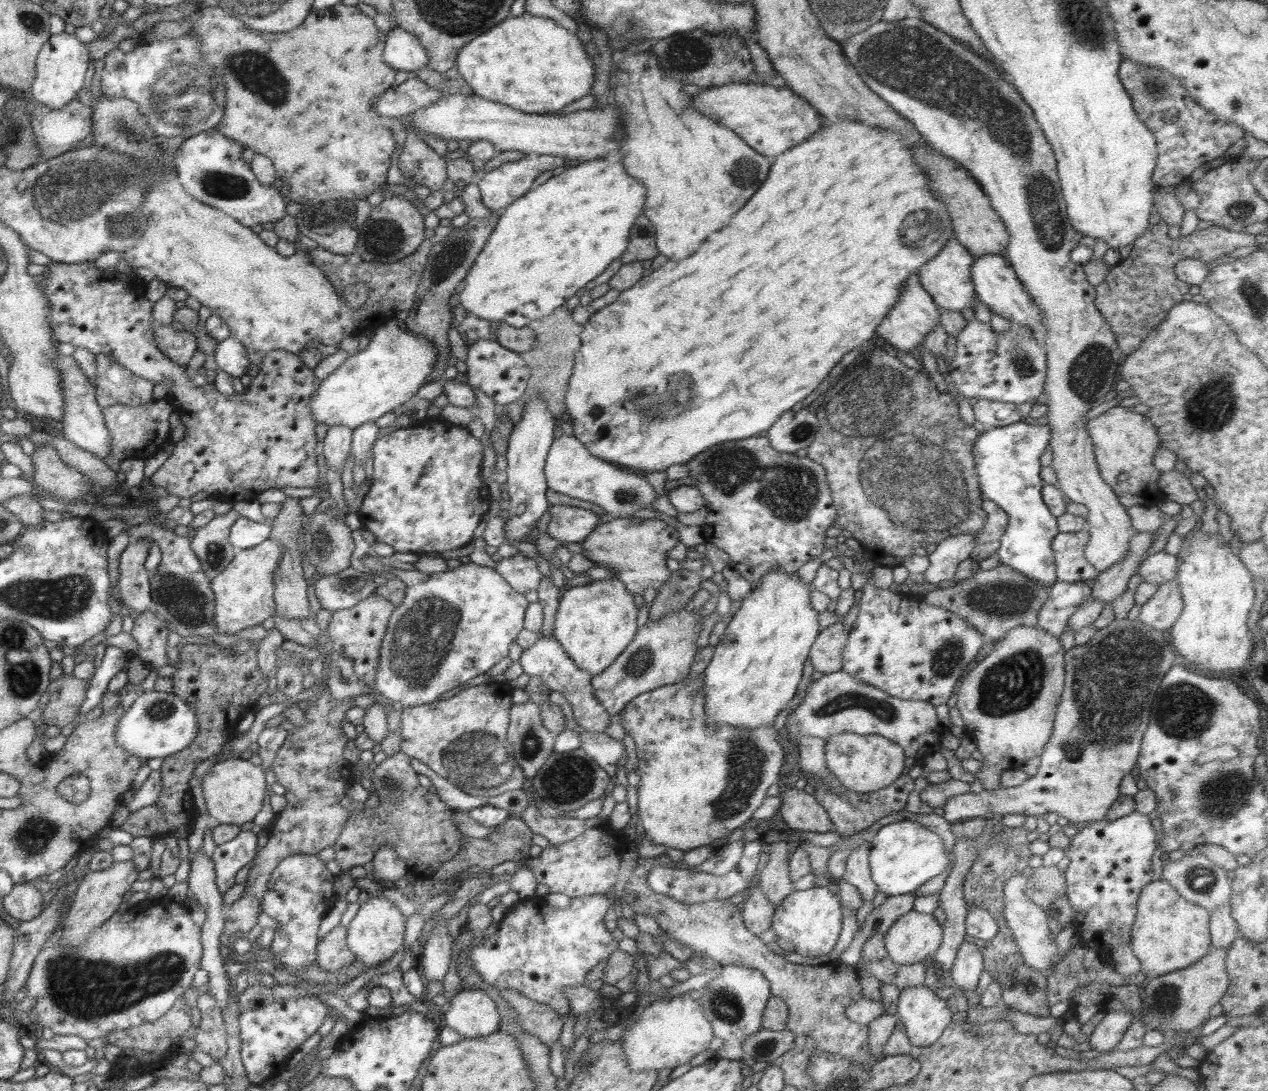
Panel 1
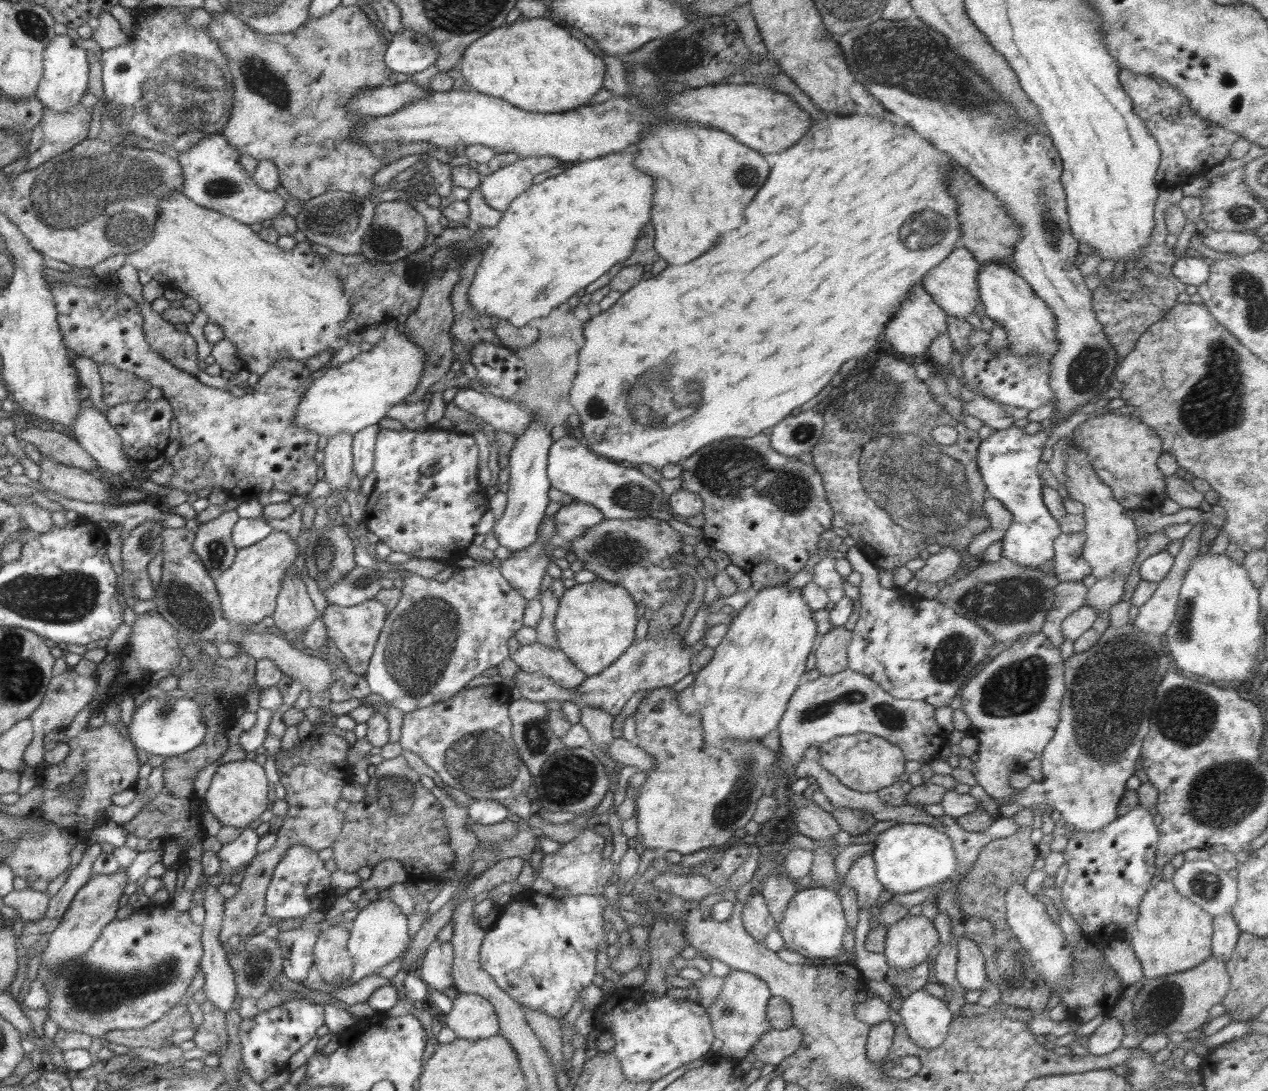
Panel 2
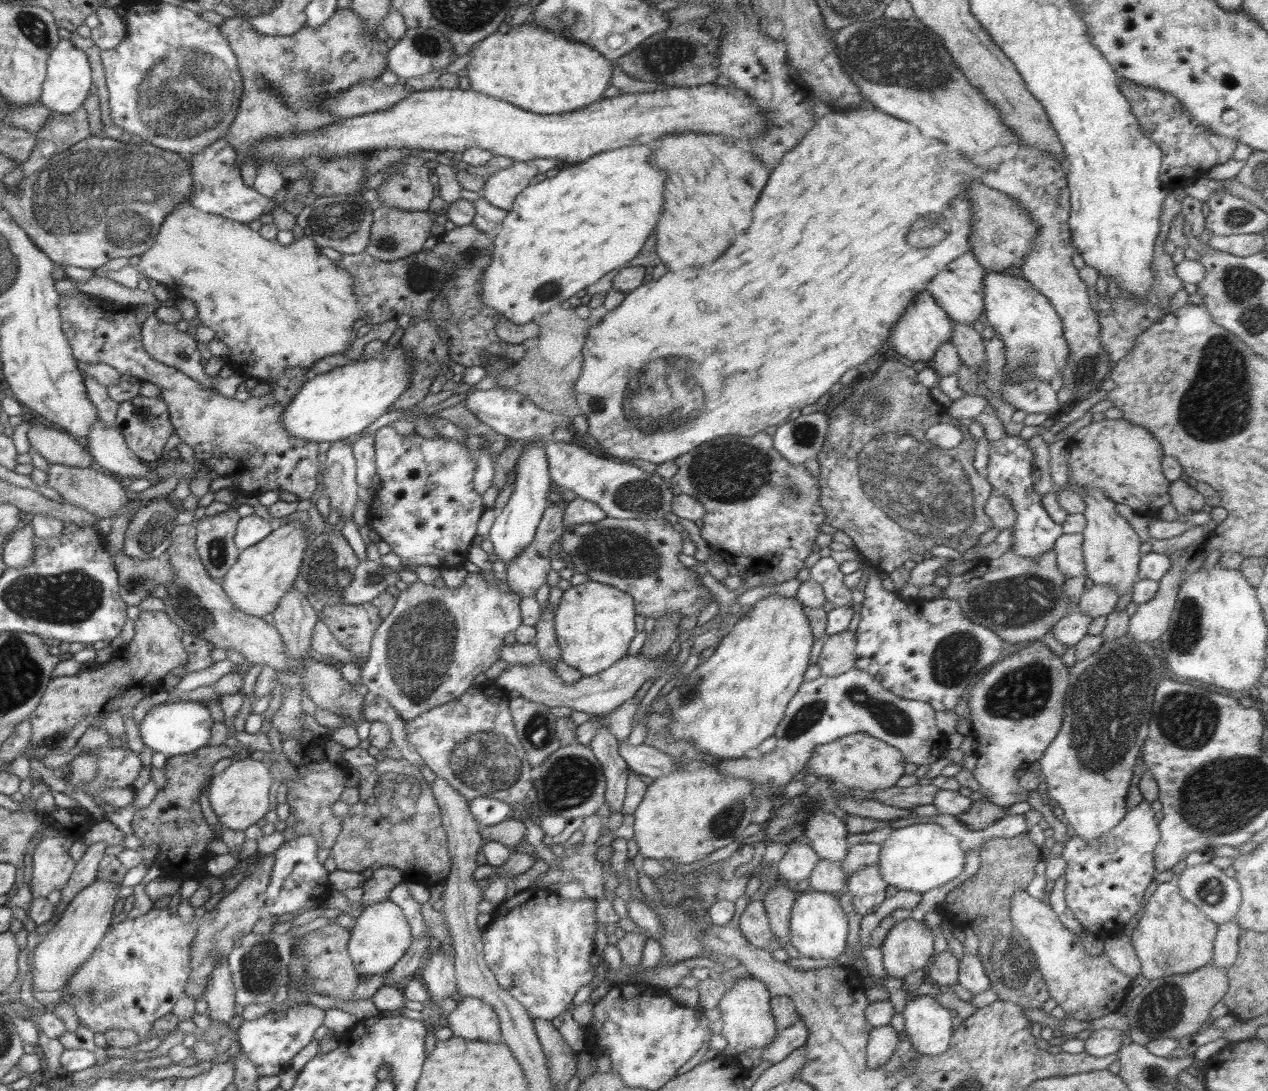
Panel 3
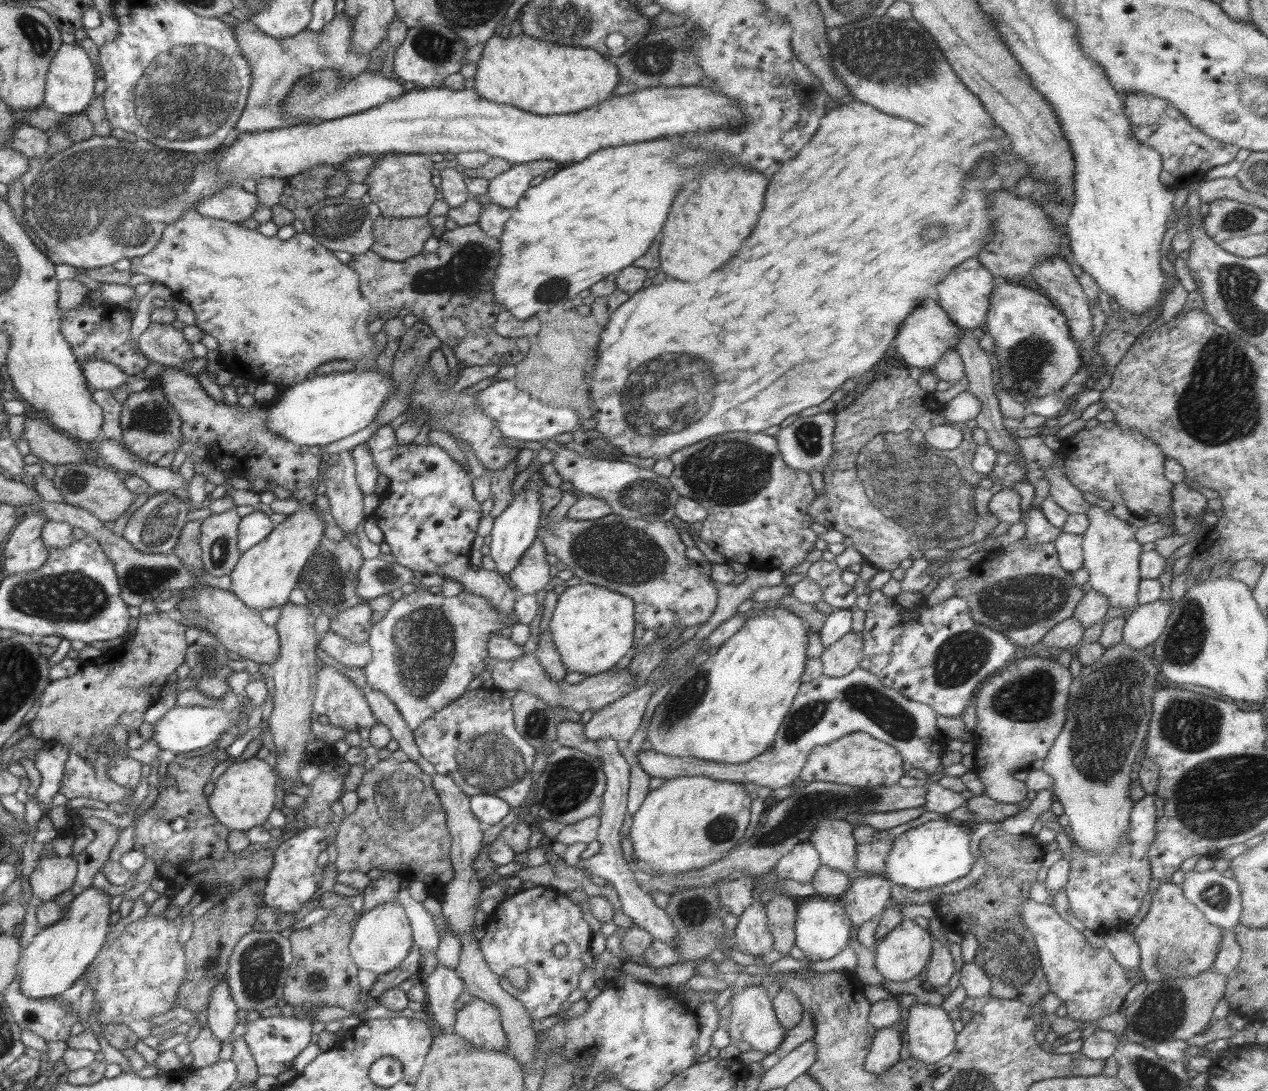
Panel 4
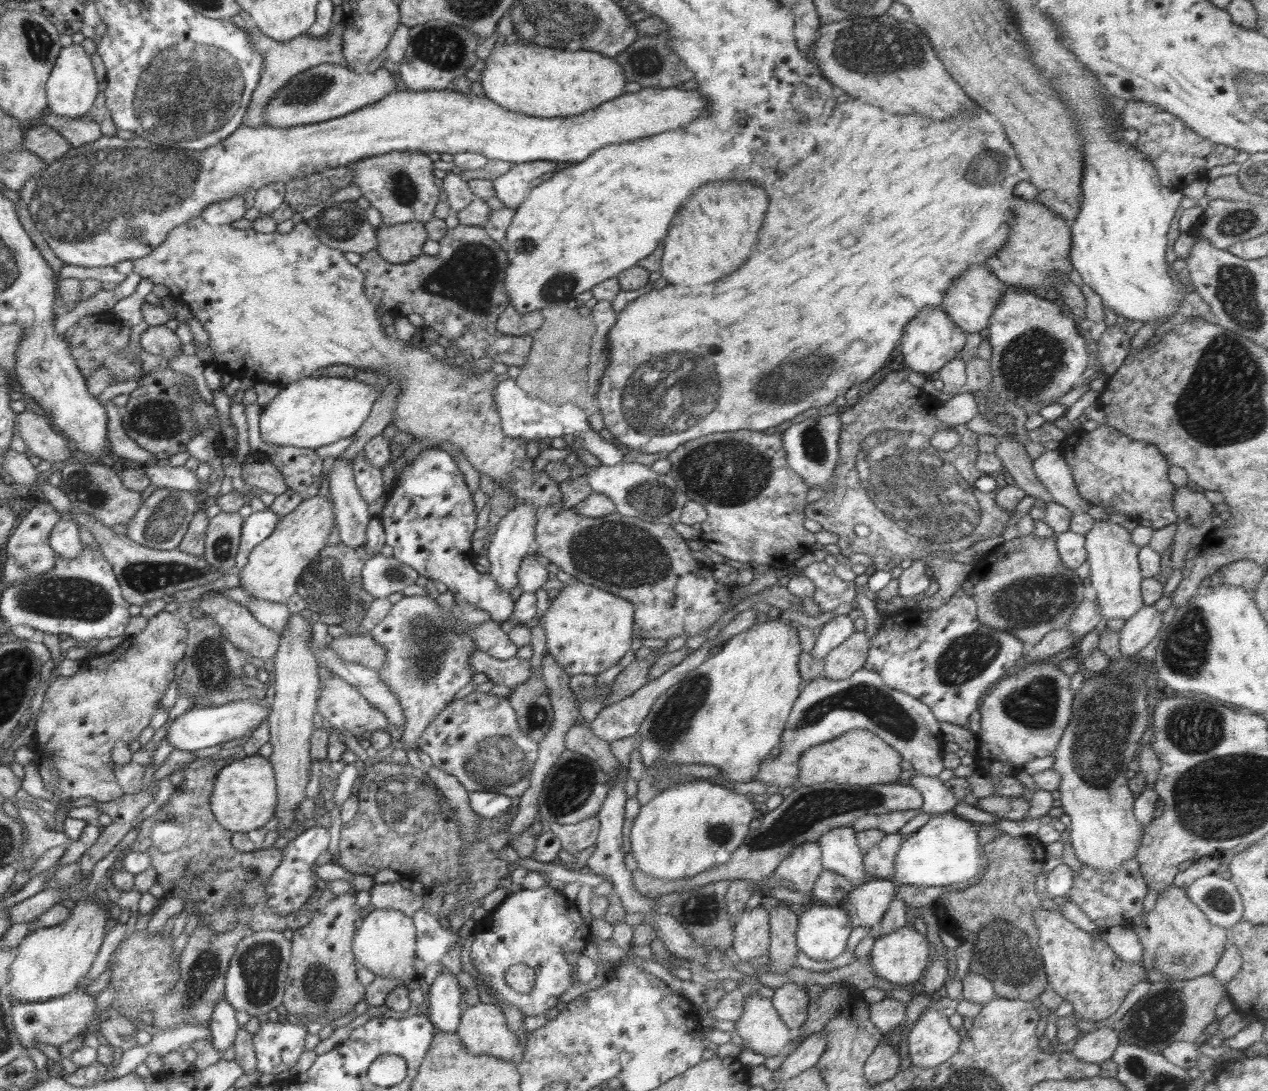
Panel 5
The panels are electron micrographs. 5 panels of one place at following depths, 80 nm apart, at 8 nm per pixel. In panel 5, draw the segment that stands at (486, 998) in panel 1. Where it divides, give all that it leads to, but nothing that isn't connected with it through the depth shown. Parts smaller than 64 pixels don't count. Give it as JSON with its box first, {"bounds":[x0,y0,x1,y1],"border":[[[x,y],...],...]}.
{"bounds":[456,1002,526,1065],"border":[[[481,1002],[462,1011],[460,1026],[456,1034],[470,1054],[488,1054],[488,1056],[503,1058],[515,1065],[523,1059],[526,1046],[520,1043],[514,1031],[510,1031],[506,1025],[503,1009],[496,1006],[495,1003]]]}

